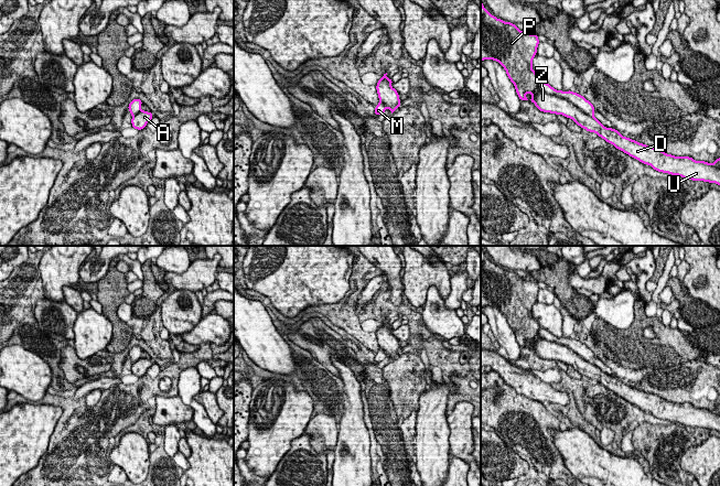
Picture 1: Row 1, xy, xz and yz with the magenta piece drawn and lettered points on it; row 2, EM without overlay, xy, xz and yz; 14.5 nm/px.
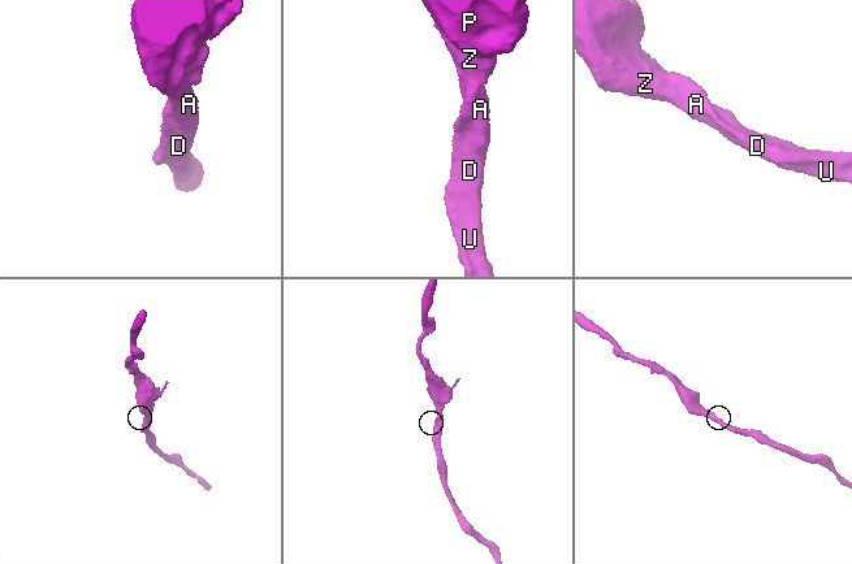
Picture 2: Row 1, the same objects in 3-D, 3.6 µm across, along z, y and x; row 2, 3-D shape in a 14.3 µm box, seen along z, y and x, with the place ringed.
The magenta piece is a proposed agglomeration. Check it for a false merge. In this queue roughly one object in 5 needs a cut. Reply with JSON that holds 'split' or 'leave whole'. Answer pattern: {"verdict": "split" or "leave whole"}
{"verdict": "split"}

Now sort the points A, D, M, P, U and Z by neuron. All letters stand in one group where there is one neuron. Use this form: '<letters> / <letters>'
A D P U Z / M

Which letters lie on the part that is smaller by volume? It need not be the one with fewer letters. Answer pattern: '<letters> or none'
M

